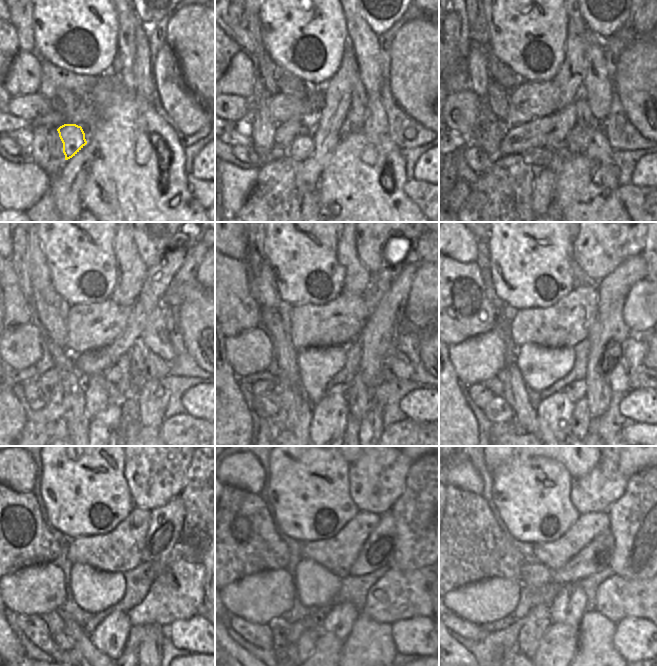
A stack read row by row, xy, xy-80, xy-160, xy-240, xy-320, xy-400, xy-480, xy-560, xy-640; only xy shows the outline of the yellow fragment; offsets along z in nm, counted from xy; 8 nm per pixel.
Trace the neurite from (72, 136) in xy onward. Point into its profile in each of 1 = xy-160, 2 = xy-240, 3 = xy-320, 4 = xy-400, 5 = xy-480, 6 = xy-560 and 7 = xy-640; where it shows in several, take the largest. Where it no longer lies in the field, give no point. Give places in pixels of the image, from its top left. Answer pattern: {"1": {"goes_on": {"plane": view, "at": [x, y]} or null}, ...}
{"1": {"goes_on": {"plane": "xy-160", "at": [538, 158]}}, "2": {"goes_on": {"plane": "xy-240", "at": [111, 390]}}, "3": {"goes_on": {"plane": "xy-320", "at": [341, 389]}}, "4": {"goes_on": {"plane": "xy-400", "at": [576, 390]}}, "5": {"goes_on": {"plane": "xy-480", "at": [177, 594]}}, "6": {"goes_on": {"plane": "xy-560", "at": [400, 594]}}, "7": {"goes_on": {"plane": "xy-640", "at": [617, 598]}}}

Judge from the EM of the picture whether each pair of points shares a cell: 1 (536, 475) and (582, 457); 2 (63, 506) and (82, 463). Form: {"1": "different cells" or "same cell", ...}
{"1": "different cells", "2": "same cell"}

